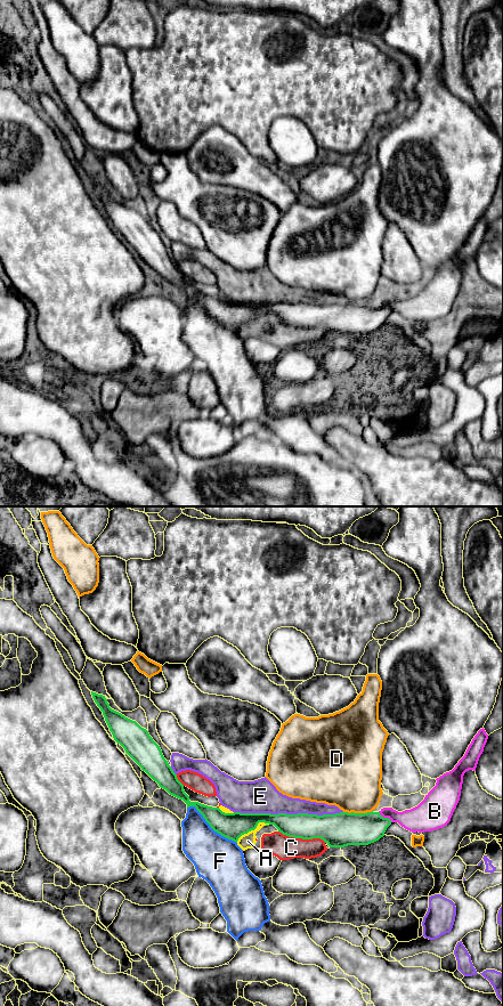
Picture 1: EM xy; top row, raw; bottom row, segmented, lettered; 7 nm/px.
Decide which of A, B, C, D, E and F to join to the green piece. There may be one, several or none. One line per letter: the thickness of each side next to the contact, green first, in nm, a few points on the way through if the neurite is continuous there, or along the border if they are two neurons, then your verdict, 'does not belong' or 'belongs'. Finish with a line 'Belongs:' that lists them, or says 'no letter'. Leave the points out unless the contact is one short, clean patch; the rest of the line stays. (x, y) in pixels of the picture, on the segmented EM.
A: 190 nm thick on the green side, 110 nm on the other; border along xy (269, 824), (259, 822), (253, 829), (244, 833), (236, 842); does not belong
B: 220 nm thick on the green side, 180 nm on the other; does not belong
C: 220 nm thick on the green side, 170 nm on the other; does not belong
D: 240 nm thick on the green side, 420 nm on the other; border along xy (372, 810), (366, 812), (343, 812); does not belong
E: 180 nm thick on the green side, 240 nm on the other; does not belong
F: 190 nm thick on the green side, 340 nm on the other; does not belong
Belongs: no letter

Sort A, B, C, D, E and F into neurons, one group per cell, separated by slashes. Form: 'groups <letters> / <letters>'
groups A C / B / D / E / F

